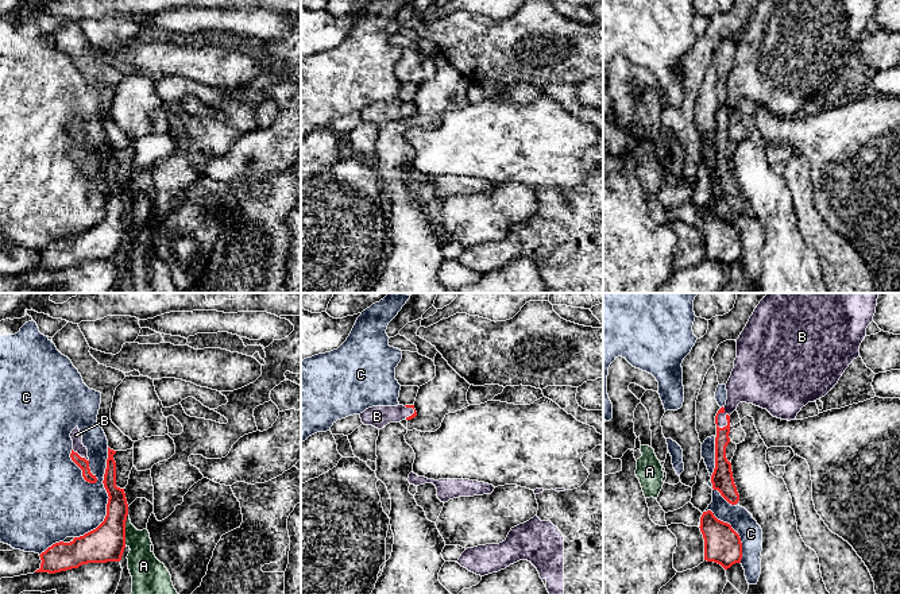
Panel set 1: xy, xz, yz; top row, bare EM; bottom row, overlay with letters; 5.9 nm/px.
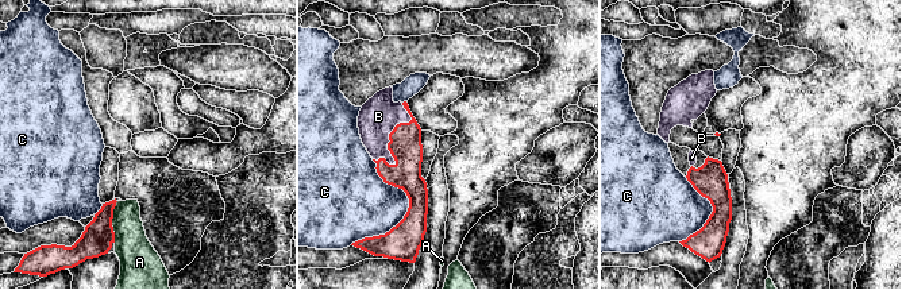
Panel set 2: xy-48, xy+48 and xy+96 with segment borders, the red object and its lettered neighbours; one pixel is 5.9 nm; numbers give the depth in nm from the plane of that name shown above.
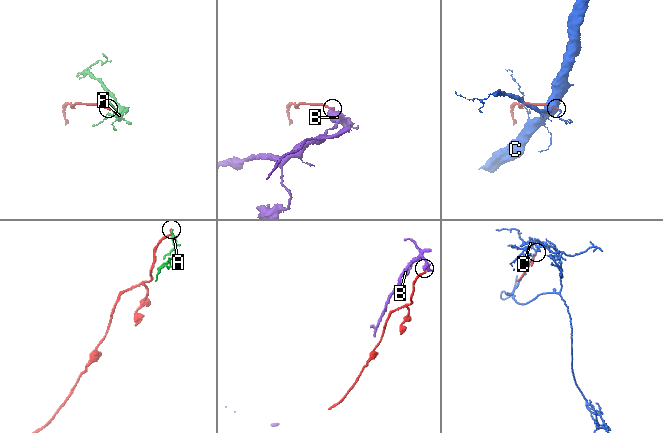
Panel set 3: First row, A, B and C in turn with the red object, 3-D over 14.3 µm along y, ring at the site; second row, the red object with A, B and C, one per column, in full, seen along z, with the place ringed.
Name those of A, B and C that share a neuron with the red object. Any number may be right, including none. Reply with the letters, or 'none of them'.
B

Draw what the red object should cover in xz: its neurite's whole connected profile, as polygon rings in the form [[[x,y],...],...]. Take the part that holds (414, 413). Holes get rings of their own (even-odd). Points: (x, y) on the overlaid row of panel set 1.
[[[414,405],[397,406],[372,406],[360,413],[364,425],[372,425],[382,429],[390,423],[399,423],[402,420],[412,420],[417,416]]]

